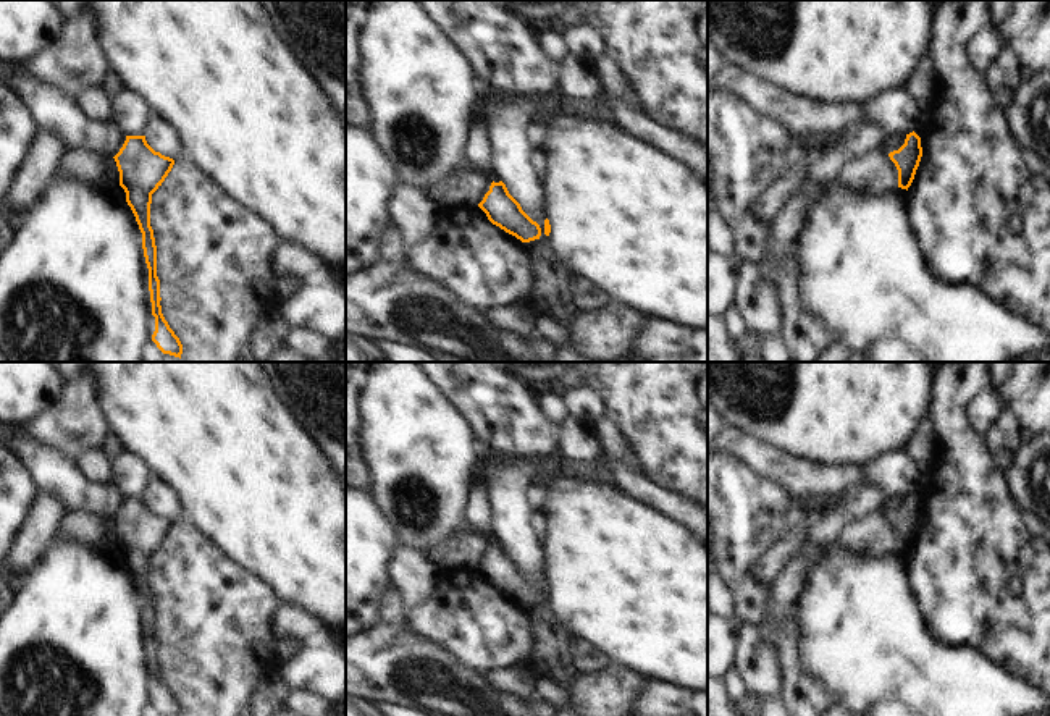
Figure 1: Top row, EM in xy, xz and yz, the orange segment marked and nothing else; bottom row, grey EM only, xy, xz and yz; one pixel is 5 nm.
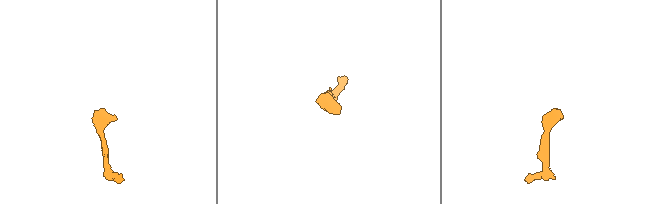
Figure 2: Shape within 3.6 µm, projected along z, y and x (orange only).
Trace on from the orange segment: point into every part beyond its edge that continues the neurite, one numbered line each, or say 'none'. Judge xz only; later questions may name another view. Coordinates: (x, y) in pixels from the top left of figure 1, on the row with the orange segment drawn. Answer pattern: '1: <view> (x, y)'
none

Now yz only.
none

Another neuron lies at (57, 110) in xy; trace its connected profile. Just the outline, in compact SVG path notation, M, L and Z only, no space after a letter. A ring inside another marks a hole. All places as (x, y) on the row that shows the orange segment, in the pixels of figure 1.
M15 74L10 87L27 102L40 129L65 139L73 157L82 150L115 157L126 141L124 131L113 120L103 124L94 121L81 99L36 74Z

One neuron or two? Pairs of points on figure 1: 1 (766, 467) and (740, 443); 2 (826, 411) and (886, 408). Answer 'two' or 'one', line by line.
1: one
2: one

